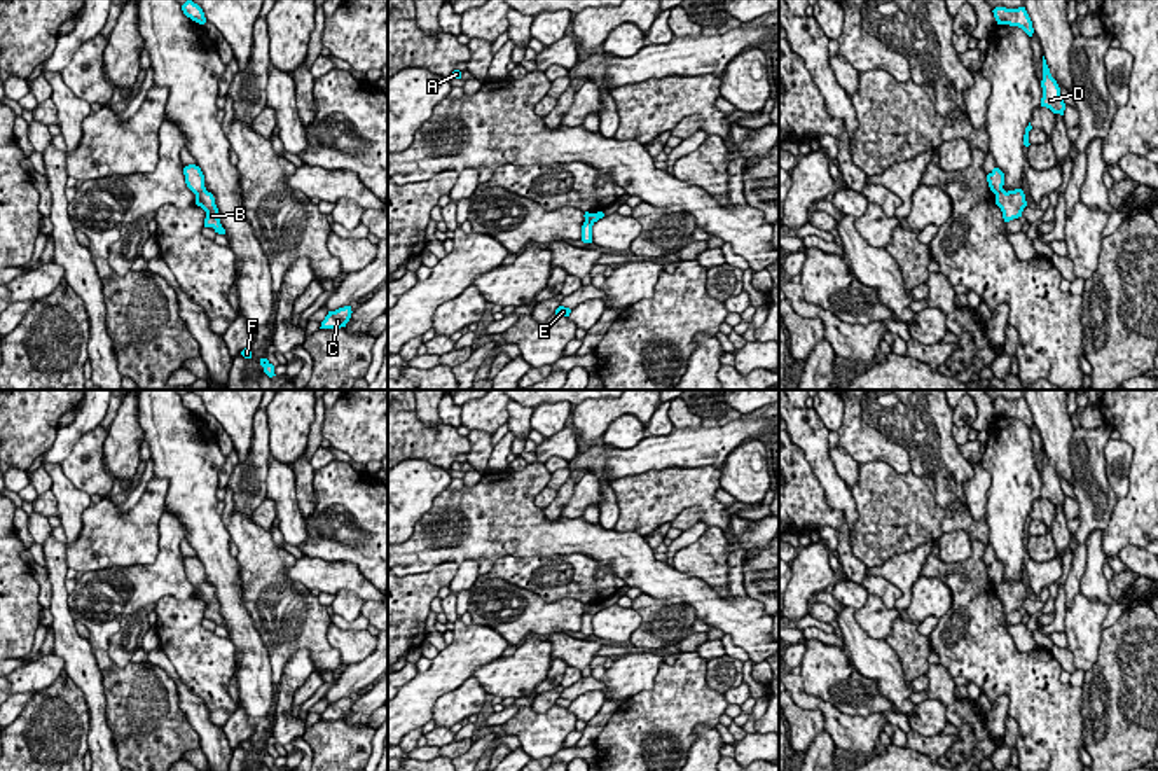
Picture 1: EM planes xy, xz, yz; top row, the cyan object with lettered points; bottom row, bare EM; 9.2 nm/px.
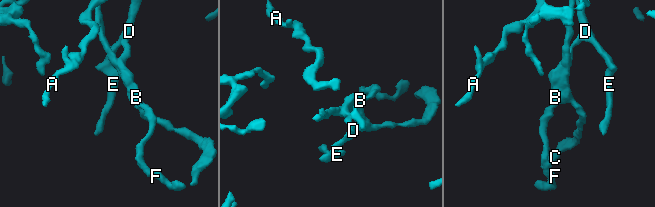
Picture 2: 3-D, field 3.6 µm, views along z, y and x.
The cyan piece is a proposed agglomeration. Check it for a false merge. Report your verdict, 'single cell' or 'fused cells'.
fused cells

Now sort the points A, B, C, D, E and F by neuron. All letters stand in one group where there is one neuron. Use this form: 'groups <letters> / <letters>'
groups A D E / B C F

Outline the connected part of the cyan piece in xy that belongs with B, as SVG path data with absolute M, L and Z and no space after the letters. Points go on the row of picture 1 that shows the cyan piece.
M208 191L196 194L196 205L206 212L204 227L213 227L215 233L225 234L225 229L222 227L218 219L218 208L215 205L213 194Z

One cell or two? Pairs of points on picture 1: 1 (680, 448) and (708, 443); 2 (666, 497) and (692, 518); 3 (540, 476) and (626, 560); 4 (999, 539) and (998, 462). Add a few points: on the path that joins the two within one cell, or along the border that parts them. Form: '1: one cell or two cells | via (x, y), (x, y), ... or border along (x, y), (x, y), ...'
1: one cell | via (687, 448), (701, 446)
2: two cells | border along (704, 513), (697, 507), (687, 507), (671, 523)
3: one cell | via (528, 509), (554, 537), (592, 539)
4: one cell | via (1003, 520), (1003, 481)

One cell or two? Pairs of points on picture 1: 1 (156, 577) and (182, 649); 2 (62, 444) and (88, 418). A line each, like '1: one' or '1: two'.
1: two
2: one

